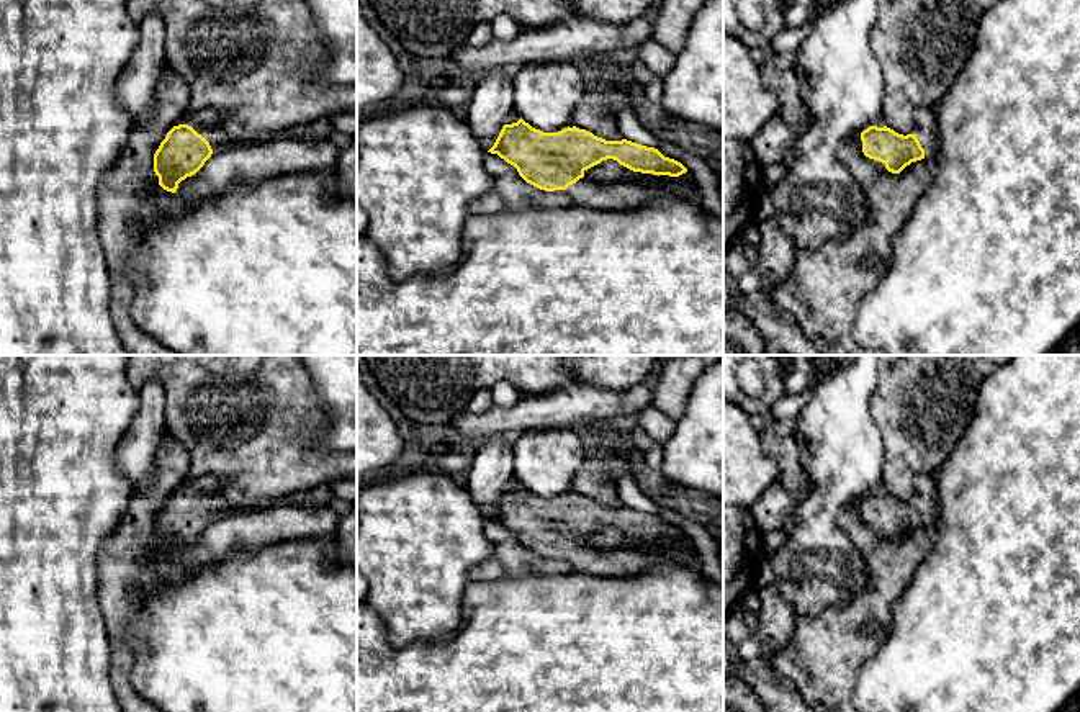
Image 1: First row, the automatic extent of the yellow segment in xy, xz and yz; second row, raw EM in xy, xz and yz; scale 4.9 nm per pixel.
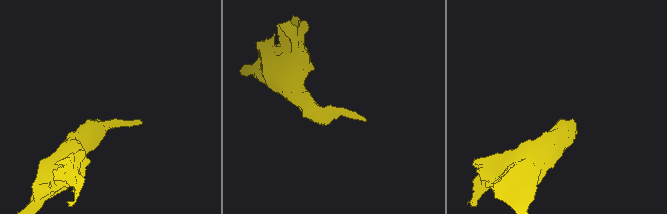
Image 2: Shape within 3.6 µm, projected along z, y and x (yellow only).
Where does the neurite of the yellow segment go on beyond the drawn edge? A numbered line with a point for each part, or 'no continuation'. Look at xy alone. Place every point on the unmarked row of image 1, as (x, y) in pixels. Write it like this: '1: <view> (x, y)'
1: xy (206, 490)

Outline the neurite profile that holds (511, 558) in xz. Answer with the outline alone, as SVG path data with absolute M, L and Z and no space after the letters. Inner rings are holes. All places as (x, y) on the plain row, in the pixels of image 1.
M486 519L484 535L494 552L488 560L468 570L470 581L553 576L573 571L566 557L545 558L527 550L517 535L497 520Z

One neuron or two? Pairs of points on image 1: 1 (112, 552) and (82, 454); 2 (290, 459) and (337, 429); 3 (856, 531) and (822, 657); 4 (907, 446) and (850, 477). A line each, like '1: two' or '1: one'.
1: two
2: two
3: one
4: two

